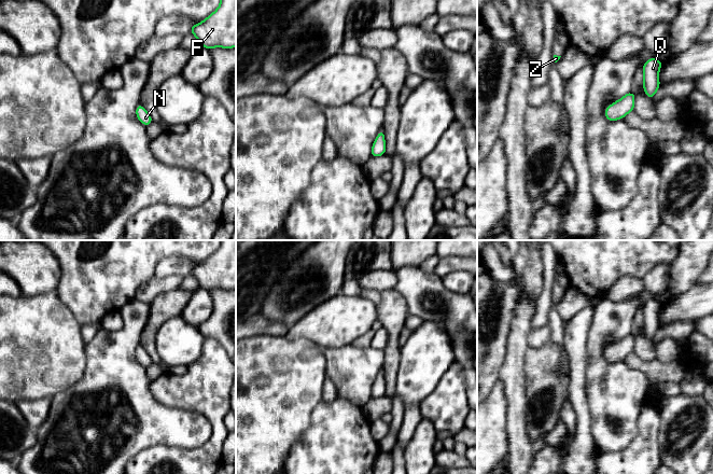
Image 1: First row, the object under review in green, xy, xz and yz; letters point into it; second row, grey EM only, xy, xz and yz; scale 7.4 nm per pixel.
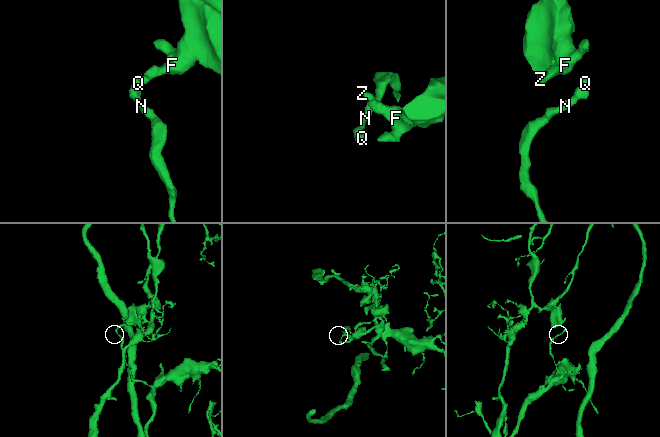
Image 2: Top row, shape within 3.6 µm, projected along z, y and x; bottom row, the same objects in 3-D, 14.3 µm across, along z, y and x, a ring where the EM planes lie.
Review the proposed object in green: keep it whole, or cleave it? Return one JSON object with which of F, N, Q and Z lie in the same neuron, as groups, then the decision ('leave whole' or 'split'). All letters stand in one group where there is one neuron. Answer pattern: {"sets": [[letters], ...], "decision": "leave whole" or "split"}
{"sets": [["F", "N", "Q", "Z"]], "decision": "leave whole"}

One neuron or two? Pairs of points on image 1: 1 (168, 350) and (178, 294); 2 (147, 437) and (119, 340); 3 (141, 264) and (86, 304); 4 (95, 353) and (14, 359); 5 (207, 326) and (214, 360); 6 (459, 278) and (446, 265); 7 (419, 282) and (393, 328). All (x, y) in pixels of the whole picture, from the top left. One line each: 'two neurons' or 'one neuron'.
1: two neurons
2: one neuron
3: one neuron
4: two neurons
5: two neurons
6: two neurons
7: two neurons

